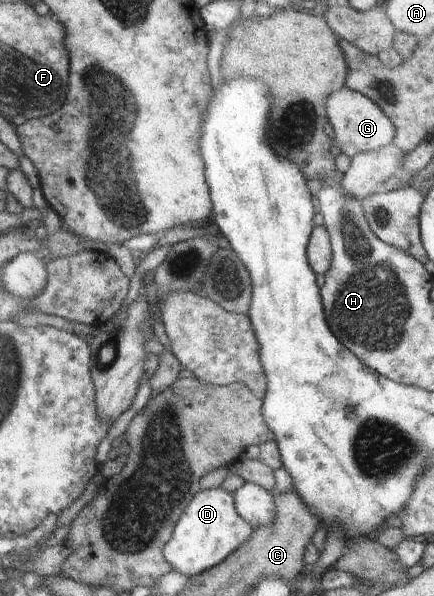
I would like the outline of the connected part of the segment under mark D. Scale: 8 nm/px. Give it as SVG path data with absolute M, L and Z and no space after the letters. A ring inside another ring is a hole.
M220 487L197 492L177 520L174 529L169 541L163 546L163 557L170 563L172 571L189 578L221 563L249 540L254 532L253 525L245 521L236 510L233 494Z

